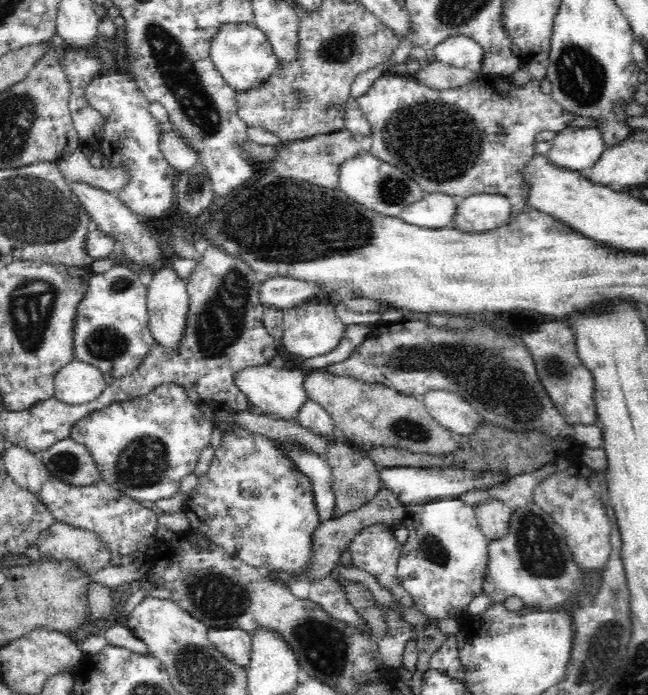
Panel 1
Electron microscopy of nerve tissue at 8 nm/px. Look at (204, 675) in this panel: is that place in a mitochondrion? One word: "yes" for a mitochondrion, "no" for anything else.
yes

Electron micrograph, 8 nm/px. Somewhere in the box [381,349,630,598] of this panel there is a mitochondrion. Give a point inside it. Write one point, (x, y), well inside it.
(538, 544)

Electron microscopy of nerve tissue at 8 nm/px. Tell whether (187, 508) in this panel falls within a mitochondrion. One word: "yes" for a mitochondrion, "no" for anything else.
no

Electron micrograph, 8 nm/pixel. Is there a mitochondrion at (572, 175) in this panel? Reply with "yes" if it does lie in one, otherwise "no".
no

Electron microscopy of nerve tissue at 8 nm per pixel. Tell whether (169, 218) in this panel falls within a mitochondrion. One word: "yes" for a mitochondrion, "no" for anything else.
no

